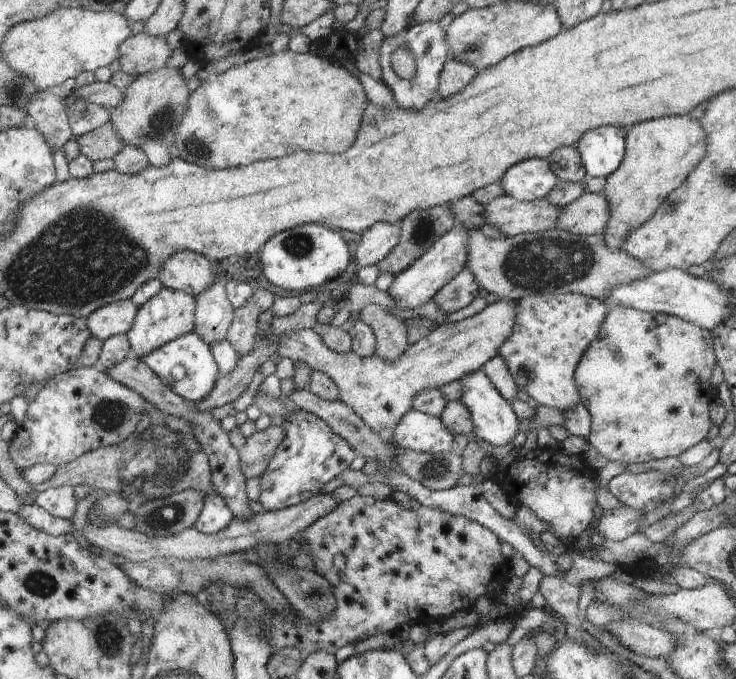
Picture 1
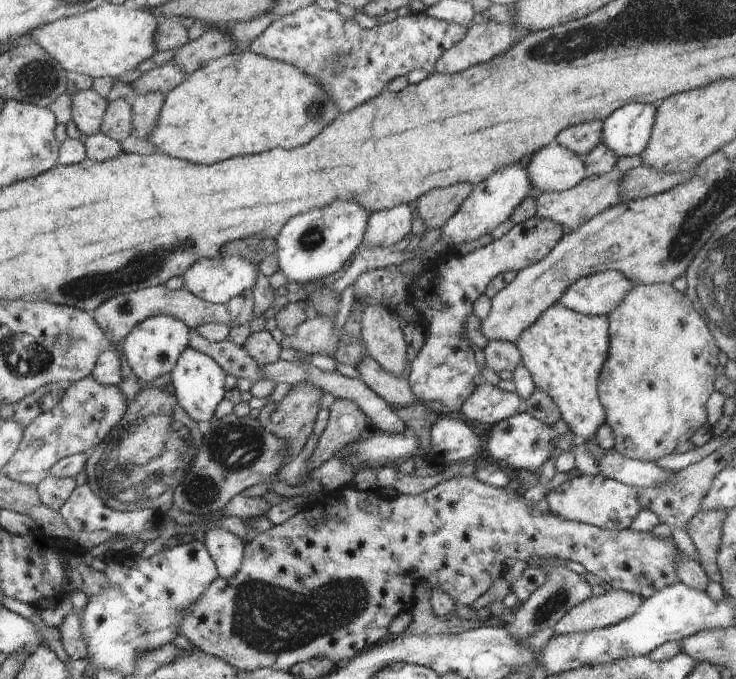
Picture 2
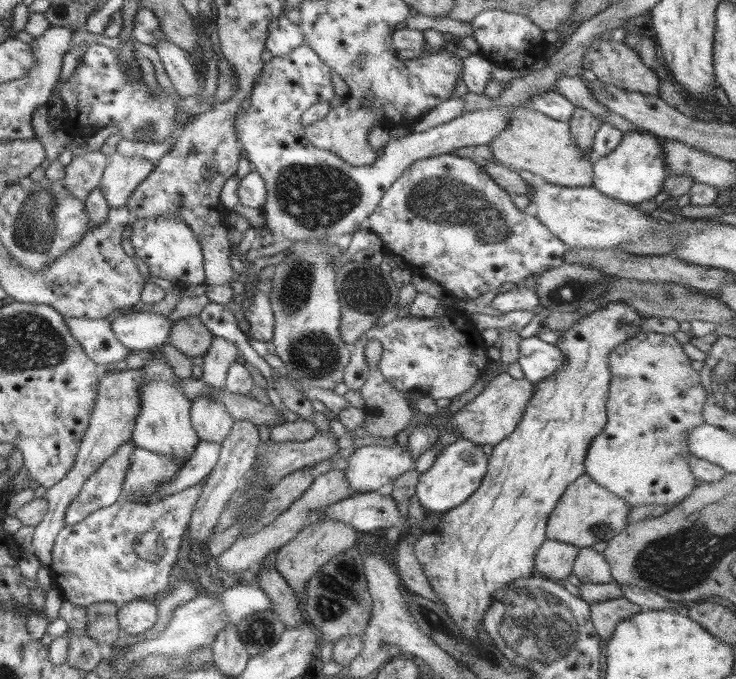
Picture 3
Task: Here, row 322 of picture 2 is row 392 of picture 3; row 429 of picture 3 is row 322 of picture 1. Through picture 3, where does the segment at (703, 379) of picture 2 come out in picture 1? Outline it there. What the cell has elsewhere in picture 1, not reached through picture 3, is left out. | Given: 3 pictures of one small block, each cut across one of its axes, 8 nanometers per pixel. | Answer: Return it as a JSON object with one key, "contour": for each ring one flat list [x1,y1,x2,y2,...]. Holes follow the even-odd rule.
{"contour":[[615,308,615,310,609,310,605,314,605,320,603,320,603,326,599,330,599,338,595,342,591,342,591,346,587,346,583,358,579,360,577,368,575,368,575,384,577,384,577,392,581,396,581,404,587,408,589,416,591,416,591,434,587,438,589,446,595,450,595,456,605,456,609,458,611,462,619,462,619,464,637,464,637,462,649,462,649,460,657,460,657,458,667,458,667,456,677,456,683,454,685,450,693,448,695,444,703,442,713,424,709,422,709,406,713,400,717,400,717,390,713,388,713,384,709,382,711,380,711,374,713,374,713,368,717,364,717,358,715,358,715,350,713,350,713,340,711,340,711,332,697,326,697,324,691,324,683,318,677,318,677,316,669,316,669,314,653,314,653,312,641,312,641,310,635,310,635,308]]}

